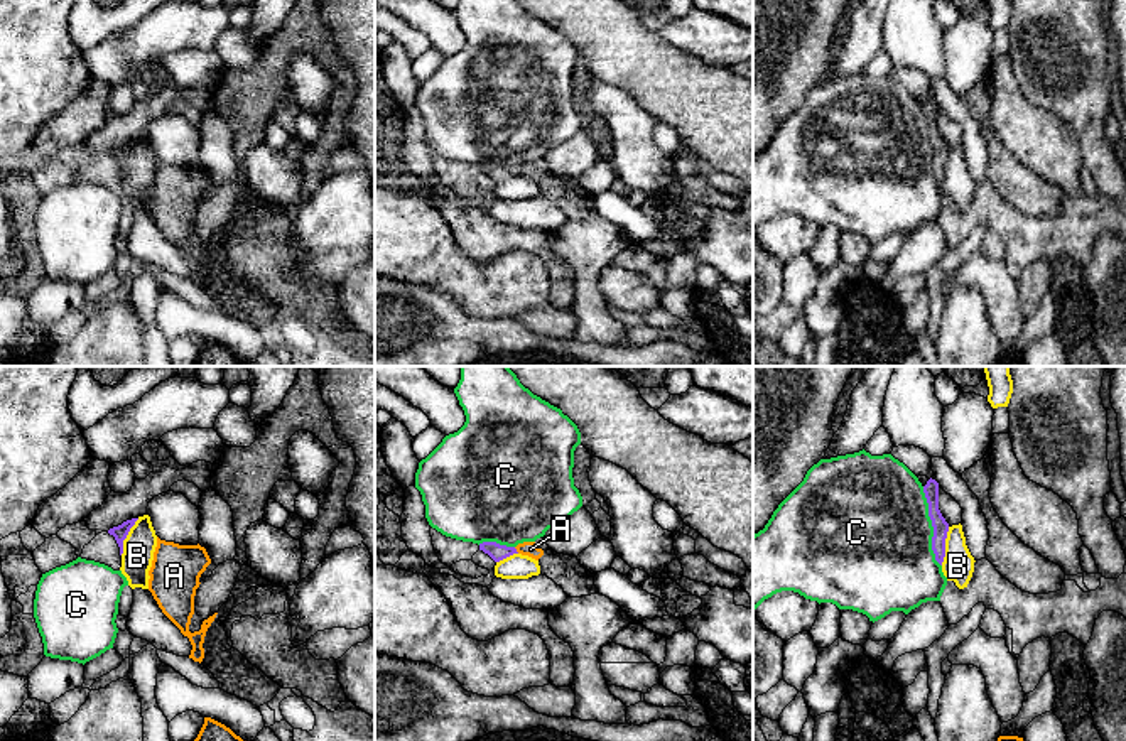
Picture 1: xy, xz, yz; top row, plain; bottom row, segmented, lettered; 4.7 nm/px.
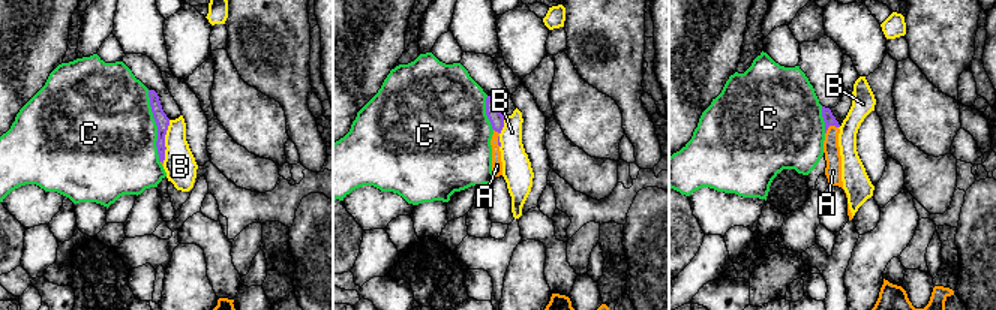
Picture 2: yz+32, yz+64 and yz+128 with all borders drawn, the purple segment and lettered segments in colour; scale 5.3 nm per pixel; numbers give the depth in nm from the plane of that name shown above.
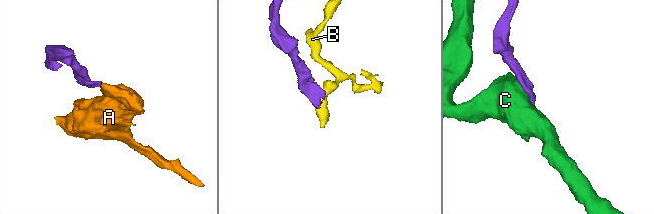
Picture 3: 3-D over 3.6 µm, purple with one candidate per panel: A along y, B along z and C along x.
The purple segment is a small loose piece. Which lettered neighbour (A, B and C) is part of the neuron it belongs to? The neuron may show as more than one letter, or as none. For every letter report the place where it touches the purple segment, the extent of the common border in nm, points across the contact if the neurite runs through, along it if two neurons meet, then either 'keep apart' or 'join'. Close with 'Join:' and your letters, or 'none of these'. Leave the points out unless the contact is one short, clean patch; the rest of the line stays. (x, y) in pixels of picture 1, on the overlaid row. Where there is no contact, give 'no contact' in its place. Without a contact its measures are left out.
A: meets purple in xz at (515, 551); contact 40 nm long; runs through xz (495, 551), (515, 551), (530, 549); join
B: meets purple in yz at (944, 546); contact 190 nm long; border along yz (949, 527), (944, 561), (941, 564); keep apart
C: meets purple in yz at (932, 525); contact 400 nm long; keep apart
Join: A

